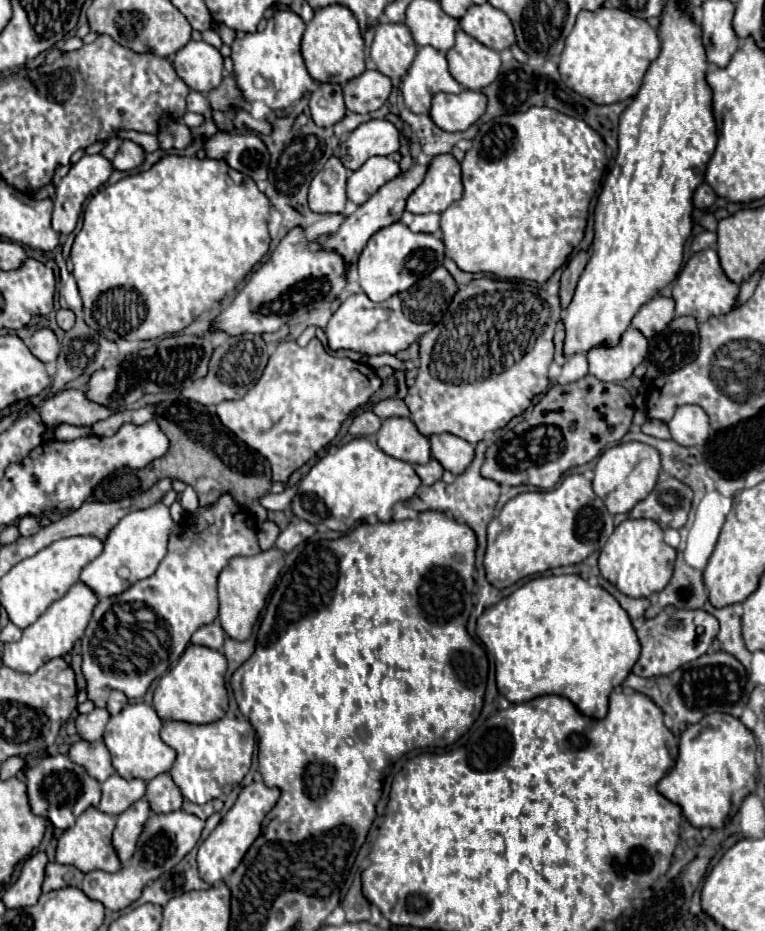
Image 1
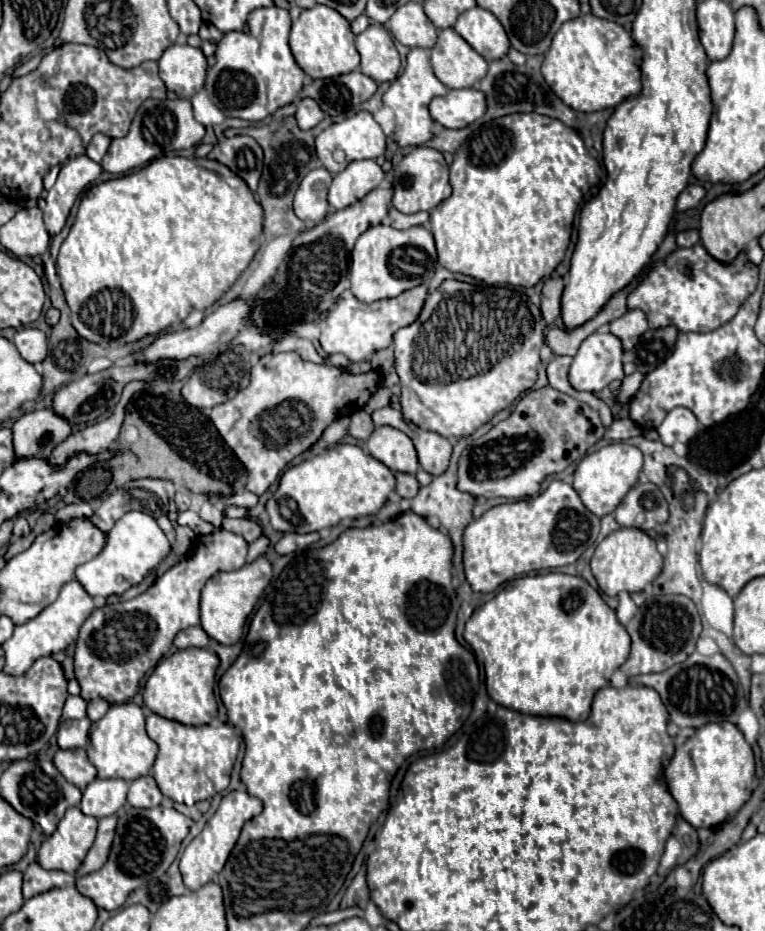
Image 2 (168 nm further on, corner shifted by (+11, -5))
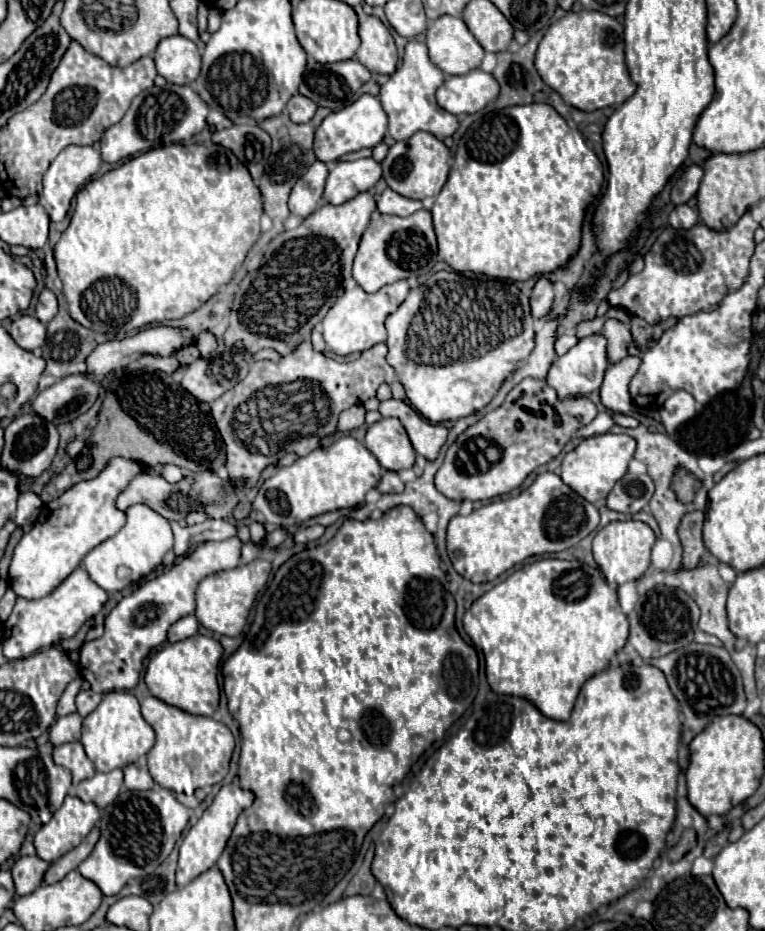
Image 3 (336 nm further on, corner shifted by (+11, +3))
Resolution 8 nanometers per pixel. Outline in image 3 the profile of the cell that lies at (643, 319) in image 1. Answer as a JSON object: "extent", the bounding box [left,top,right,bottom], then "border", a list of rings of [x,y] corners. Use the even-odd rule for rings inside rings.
{"extent":[603,319,631,363],"border":[[[609,319],[603,327],[603,335],[607,339],[607,357],[609,363],[619,363],[623,357],[627,357],[627,347],[631,343],[631,331],[627,325]]]}

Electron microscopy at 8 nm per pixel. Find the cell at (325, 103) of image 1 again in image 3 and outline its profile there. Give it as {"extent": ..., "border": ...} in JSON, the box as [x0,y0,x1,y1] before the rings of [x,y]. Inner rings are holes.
{"extent":[287,93,317,123],"border":[[[295,93],[287,103],[287,111],[293,123],[305,123],[313,117],[313,113],[317,111],[317,105],[313,105],[309,97],[301,97],[299,93]]]}

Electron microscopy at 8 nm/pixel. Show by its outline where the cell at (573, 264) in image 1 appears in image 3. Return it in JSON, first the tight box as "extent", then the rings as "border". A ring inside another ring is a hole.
{"extent":[531,277,553,319],"border":[[[545,277],[537,279],[535,287],[533,287],[533,293],[531,293],[531,315],[535,319],[541,319],[545,315],[549,315],[551,311],[551,305],[553,305],[553,283],[547,281]]]}

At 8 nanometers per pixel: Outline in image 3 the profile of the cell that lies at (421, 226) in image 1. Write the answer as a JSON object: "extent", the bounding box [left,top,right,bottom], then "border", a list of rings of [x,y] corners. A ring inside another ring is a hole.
{"extent":[377,189,423,217],"border":[[[385,189],[377,201],[377,209],[385,215],[399,215],[399,217],[405,217],[405,215],[411,215],[415,211],[419,211],[423,205],[421,201],[417,199],[407,199],[399,193],[395,193],[393,189]]]}

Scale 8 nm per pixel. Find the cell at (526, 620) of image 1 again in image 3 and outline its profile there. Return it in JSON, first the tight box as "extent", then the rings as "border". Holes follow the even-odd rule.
{"extent":[463,559,629,721],"border":[[[541,559],[513,571],[465,611],[463,627],[473,645],[483,651],[487,681],[495,693],[525,697],[545,717],[559,721],[571,717],[581,685],[595,673],[605,671],[629,637],[629,621],[603,573],[581,561],[561,559]]]}

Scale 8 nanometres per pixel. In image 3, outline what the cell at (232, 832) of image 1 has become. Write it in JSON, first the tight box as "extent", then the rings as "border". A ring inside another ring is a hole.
{"extent":[175,783,253,887],"border":[[[229,783],[229,785],[221,787],[221,791],[215,795],[213,803],[203,811],[197,825],[193,825],[189,829],[189,833],[185,835],[185,839],[183,839],[183,843],[179,847],[179,863],[177,863],[177,871],[175,871],[177,887],[185,887],[197,875],[211,869],[217,863],[219,855],[223,853],[223,849],[227,845],[227,839],[229,839],[229,835],[233,831],[233,825],[235,825],[239,813],[243,809],[247,809],[251,803],[253,803],[253,793],[241,789],[237,783]]]}

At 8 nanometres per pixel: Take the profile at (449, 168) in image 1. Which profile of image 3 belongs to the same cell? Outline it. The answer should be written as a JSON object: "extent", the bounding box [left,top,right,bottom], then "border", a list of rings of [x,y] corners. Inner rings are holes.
{"extent":[381,131,451,199],"border":[[[417,131],[413,137],[405,141],[397,141],[393,147],[389,147],[387,157],[381,161],[381,167],[387,185],[393,191],[401,193],[403,197],[409,199],[423,199],[429,195],[435,197],[447,181],[451,167],[451,153],[443,145],[443,141],[439,141],[435,135],[427,131]]]}

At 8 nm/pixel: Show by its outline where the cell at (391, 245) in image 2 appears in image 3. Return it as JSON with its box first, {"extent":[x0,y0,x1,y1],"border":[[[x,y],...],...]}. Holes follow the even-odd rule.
{"extent":[353,209,437,293],"border":[[[419,209],[407,217],[375,215],[361,237],[359,251],[353,263],[353,277],[367,293],[375,293],[383,285],[395,283],[399,279],[427,275],[435,265],[435,255],[437,239],[429,211]]]}

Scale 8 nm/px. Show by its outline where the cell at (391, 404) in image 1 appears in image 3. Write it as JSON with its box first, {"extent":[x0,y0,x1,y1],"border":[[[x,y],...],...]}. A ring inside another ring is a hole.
{"extent":[379,399,447,461],"border":[[[397,399],[381,401],[379,413],[383,417],[397,417],[403,423],[415,451],[429,461],[433,461],[437,457],[439,449],[447,441],[447,427],[445,425],[427,421],[413,407],[409,407],[405,401],[397,401]]]}

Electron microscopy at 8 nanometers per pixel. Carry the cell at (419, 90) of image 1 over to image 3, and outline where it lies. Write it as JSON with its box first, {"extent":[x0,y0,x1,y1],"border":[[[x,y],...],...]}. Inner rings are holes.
{"extent":[379,41,459,141],"border":[[[409,41],[405,45],[405,55],[399,69],[389,77],[389,81],[381,87],[381,93],[379,93],[379,101],[389,117],[389,135],[395,141],[409,139],[417,131],[429,131],[443,141],[445,137],[457,131],[459,127],[457,117],[445,111],[443,107],[439,107],[435,99],[435,91],[443,85],[443,81],[445,81],[445,75],[441,73],[441,69],[437,69],[431,63],[427,55],[427,45],[419,41]]]}

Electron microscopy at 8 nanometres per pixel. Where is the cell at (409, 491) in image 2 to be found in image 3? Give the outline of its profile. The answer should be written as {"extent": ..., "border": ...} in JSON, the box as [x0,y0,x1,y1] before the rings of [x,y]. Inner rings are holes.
{"extent":[377,471,405,493],"border":[[[385,471],[379,479],[377,491],[379,493],[401,493],[401,489],[405,489],[403,481],[399,479],[399,475],[395,471]]]}

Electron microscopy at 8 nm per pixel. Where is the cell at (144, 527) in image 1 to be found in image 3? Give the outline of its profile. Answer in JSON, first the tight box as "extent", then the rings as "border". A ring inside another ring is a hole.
{"extent":[83,505,173,593],"border":[[[131,505],[127,509],[127,523],[117,535],[99,543],[83,559],[83,567],[89,577],[107,593],[117,593],[127,585],[149,575],[157,565],[161,565],[163,555],[173,547],[173,531],[165,517],[147,505]]]}

